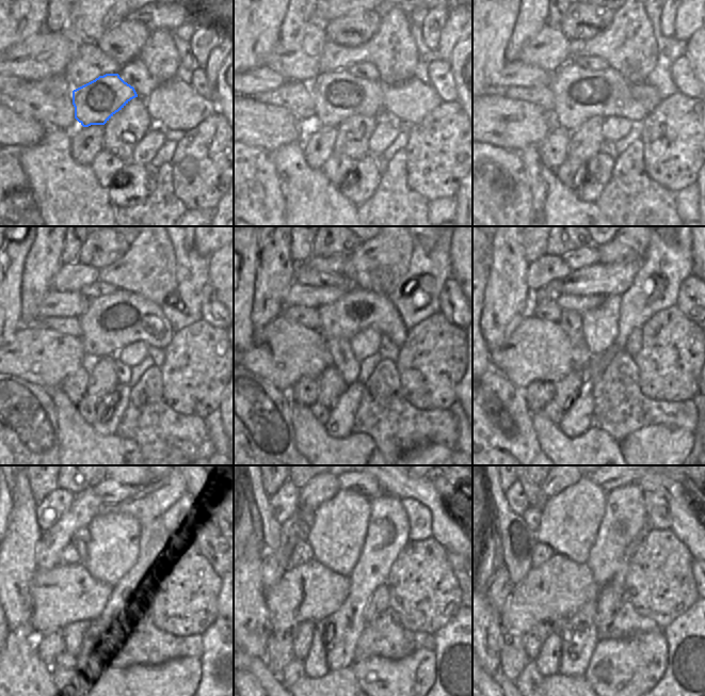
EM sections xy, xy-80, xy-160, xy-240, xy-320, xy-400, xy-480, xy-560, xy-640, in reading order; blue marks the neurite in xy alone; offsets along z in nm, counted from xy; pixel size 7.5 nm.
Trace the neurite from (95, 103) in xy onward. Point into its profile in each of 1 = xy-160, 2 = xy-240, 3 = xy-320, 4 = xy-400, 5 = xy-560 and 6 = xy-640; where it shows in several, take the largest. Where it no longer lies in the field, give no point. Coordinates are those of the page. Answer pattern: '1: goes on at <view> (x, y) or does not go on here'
1: goes on at xy-160 (580, 94)
2: goes on at xy-240 (110, 322)
3: goes on at xy-320 (357, 310)
4: goes on at xy-400 (578, 303)
5: goes on at xy-560 (380, 600)
6: goes on at xy-640 (610, 598)

